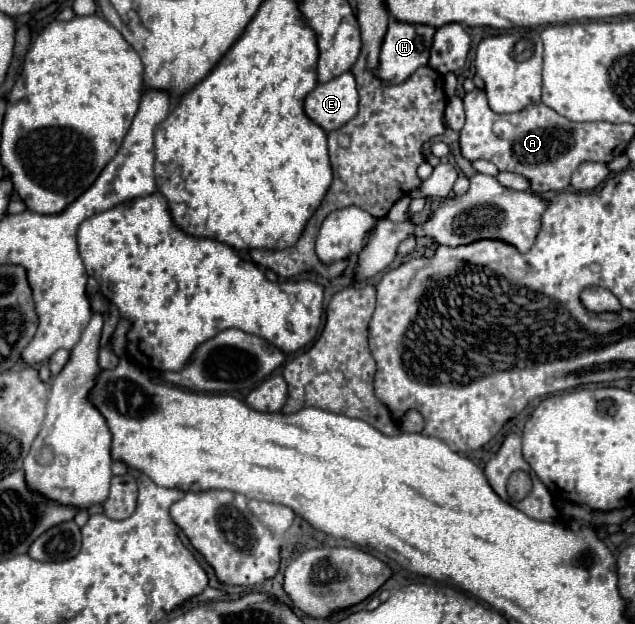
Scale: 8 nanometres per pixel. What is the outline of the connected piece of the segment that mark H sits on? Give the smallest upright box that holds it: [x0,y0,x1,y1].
[374,20,434,84]

